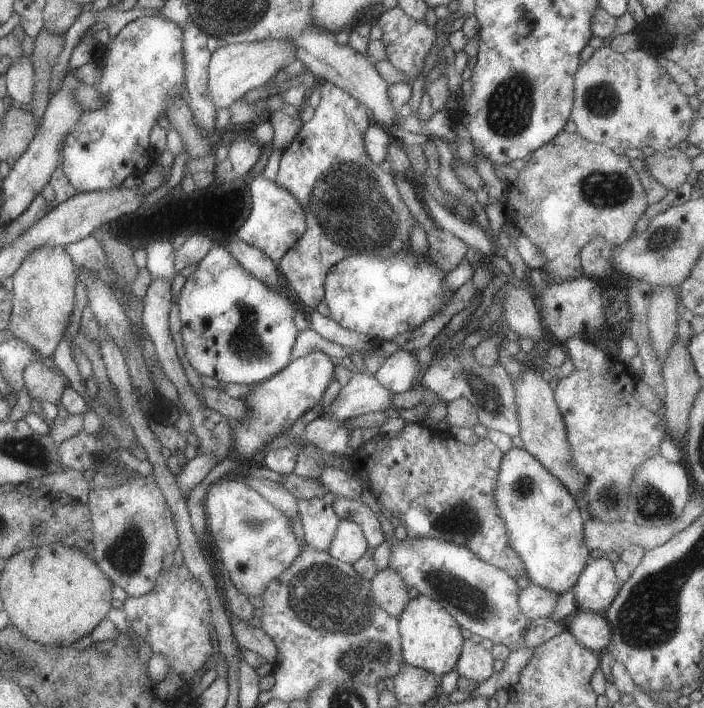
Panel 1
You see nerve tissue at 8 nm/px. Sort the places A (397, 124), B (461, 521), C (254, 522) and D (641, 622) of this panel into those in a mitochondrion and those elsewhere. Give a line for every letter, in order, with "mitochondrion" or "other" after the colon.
A: other
B: mitochondrion
C: mitochondrion
D: mitochondrion

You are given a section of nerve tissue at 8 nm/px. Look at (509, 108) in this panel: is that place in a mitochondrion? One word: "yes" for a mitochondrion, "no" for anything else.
yes

